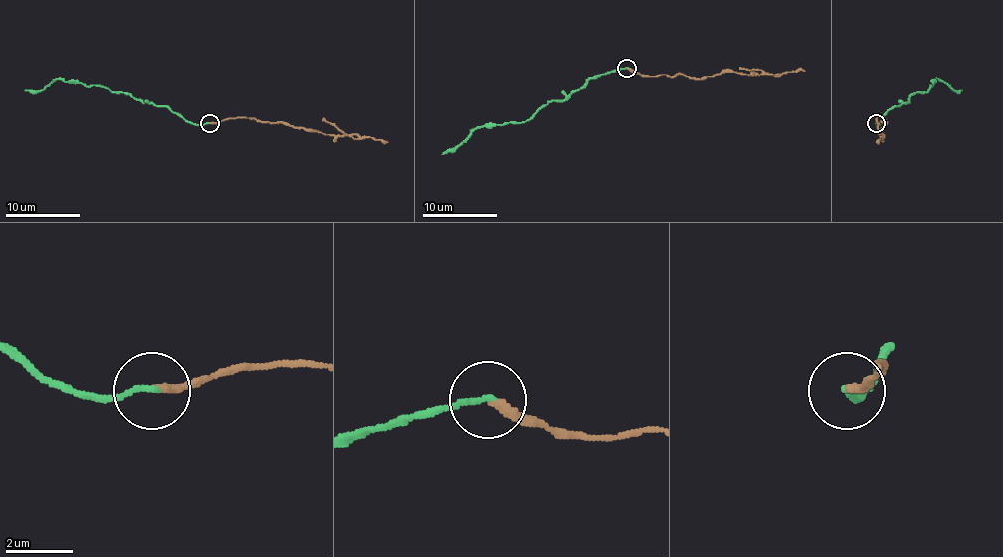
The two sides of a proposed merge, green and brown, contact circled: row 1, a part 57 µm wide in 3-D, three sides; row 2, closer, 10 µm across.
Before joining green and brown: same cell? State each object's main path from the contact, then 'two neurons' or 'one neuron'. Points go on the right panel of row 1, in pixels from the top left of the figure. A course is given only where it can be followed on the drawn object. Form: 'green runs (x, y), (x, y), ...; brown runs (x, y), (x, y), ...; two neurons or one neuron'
green runs (876, 123), (893, 106), (912, 95), (925, 93), (936, 80), (953, 91), (962, 89); brown runs (876, 123), (884, 117), (886, 123), (878, 141); one neuron

